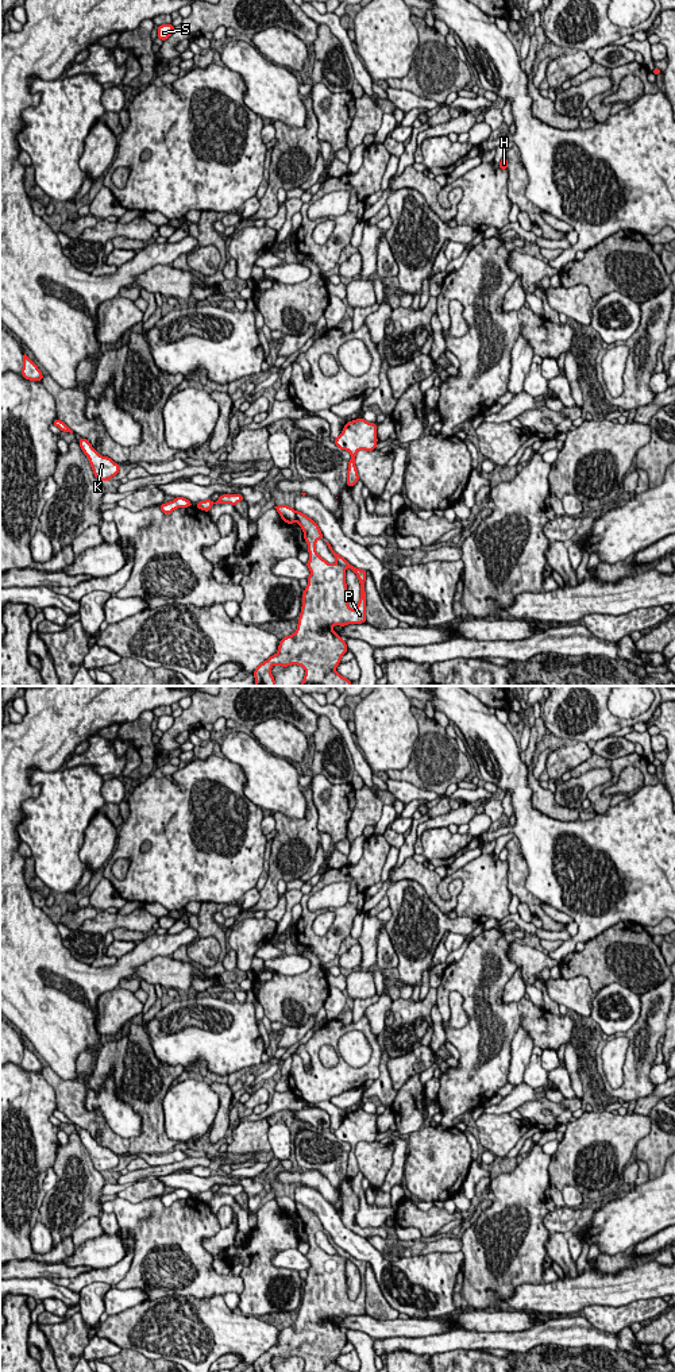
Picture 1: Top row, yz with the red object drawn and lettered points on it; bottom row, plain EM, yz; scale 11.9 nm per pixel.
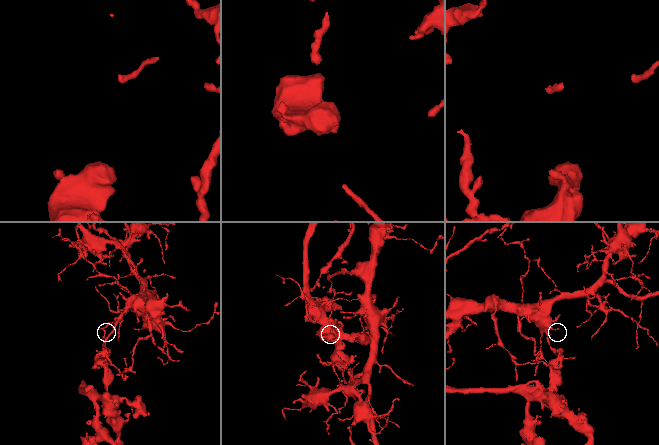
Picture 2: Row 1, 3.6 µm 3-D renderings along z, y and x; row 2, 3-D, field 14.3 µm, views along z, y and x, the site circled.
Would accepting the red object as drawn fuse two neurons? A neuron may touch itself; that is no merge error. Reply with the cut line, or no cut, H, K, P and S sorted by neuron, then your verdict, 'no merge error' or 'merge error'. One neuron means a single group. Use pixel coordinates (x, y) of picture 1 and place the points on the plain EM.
yz (294, 1202), (297, 1211) | H K S / P | merge error

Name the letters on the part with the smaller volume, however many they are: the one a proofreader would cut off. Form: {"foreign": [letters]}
{"foreign": ["P"]}

